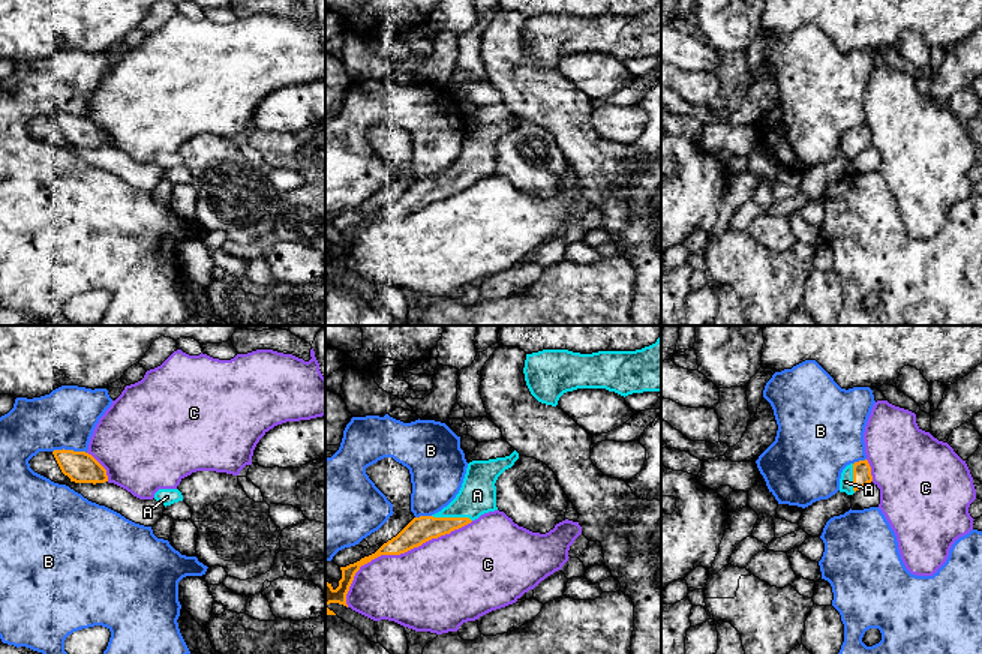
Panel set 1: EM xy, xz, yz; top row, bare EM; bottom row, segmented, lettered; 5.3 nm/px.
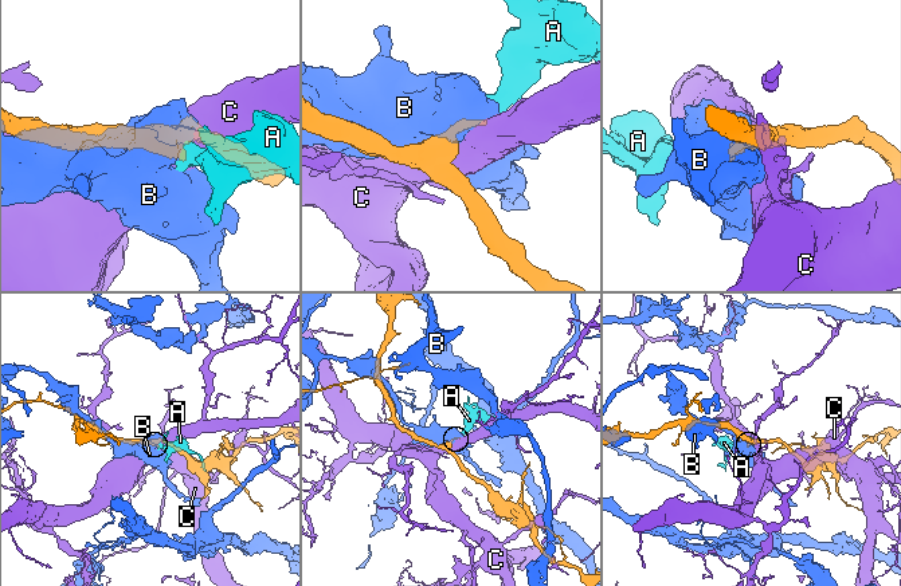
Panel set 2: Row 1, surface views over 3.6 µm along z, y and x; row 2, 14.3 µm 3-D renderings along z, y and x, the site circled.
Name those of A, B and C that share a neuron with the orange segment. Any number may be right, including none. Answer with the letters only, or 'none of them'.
A

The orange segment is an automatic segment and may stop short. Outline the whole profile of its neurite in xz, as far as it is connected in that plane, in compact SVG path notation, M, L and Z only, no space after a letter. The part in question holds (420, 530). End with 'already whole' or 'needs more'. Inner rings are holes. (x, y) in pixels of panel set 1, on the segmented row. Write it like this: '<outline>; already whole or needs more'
M514 450L510 456L489 460L472 460L468 464L462 488L456 498L441 512L432 516L414 518L396 537L384 543L375 554L360 561L340 567L342 579L334 590L325 582L325 615L336 615L327 606L339 603L348 608L346 594L361 566L381 555L400 555L423 543L450 534L481 514L498 510L496 507L496 480L519 459Z; needs more

